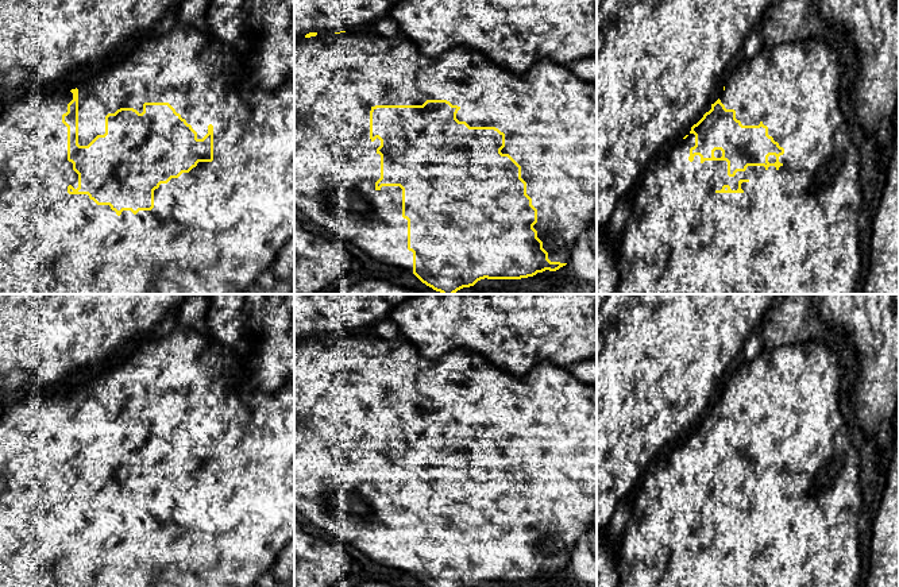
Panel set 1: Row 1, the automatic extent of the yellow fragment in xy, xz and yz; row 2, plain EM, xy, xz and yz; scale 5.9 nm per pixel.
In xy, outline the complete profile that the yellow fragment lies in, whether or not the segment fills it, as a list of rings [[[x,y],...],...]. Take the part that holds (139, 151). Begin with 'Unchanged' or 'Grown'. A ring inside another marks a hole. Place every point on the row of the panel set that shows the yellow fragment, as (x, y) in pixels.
Grown. [[[175,24],[167,34],[150,35],[123,59],[107,70],[93,73],[78,88],[69,92],[38,90],[18,97],[0,113],[0,294],[248,294],[259,274],[275,260],[279,250],[294,236],[294,77],[275,90],[252,86],[252,57],[240,42],[231,54],[217,45],[207,31]]]

